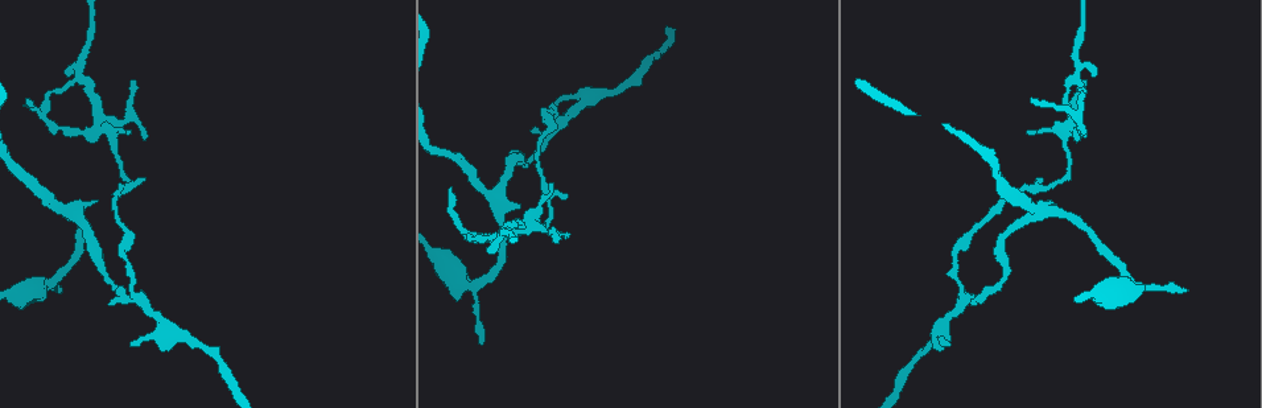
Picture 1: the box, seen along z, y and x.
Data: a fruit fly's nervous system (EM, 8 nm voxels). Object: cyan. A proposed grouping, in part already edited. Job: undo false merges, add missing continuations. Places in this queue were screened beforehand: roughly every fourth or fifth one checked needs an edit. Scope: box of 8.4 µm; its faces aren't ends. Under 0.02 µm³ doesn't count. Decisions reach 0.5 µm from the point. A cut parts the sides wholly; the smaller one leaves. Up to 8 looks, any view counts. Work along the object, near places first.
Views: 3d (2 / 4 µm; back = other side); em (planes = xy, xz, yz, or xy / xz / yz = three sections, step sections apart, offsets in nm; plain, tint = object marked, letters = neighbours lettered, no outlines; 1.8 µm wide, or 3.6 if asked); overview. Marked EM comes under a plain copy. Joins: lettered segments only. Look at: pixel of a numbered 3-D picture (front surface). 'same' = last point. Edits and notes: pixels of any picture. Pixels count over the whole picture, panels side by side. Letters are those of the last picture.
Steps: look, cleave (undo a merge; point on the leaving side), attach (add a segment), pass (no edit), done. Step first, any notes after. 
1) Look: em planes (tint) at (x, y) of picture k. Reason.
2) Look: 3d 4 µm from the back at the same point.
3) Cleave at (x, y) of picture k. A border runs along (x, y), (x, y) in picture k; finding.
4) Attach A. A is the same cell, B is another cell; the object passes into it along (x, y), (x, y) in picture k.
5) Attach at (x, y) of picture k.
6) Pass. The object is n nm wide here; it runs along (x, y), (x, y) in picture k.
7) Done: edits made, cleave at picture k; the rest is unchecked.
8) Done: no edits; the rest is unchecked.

Look: em xz step 8 (tint) at (967, 301) of picture 1. Side arm on a straight run.

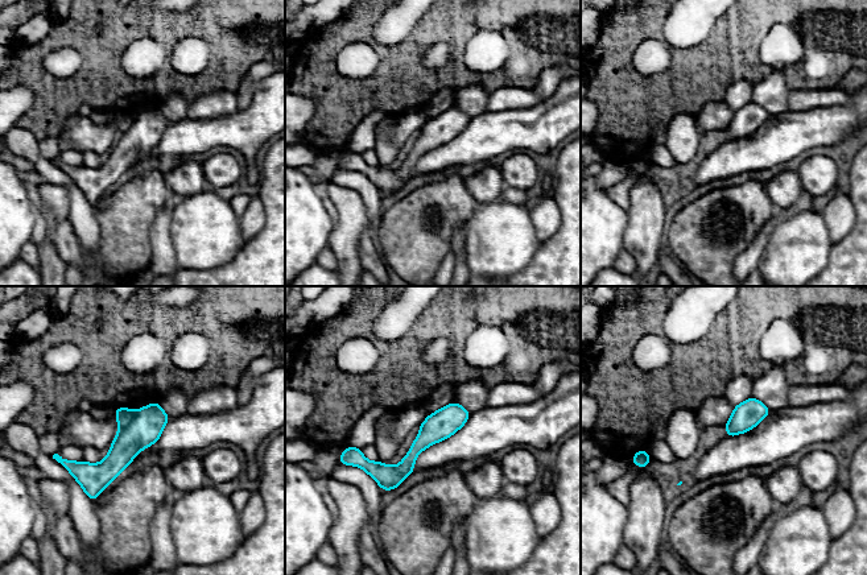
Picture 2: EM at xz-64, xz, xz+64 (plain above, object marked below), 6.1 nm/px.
Look: em xz step 8 (letters) at the same point. What lies round it.

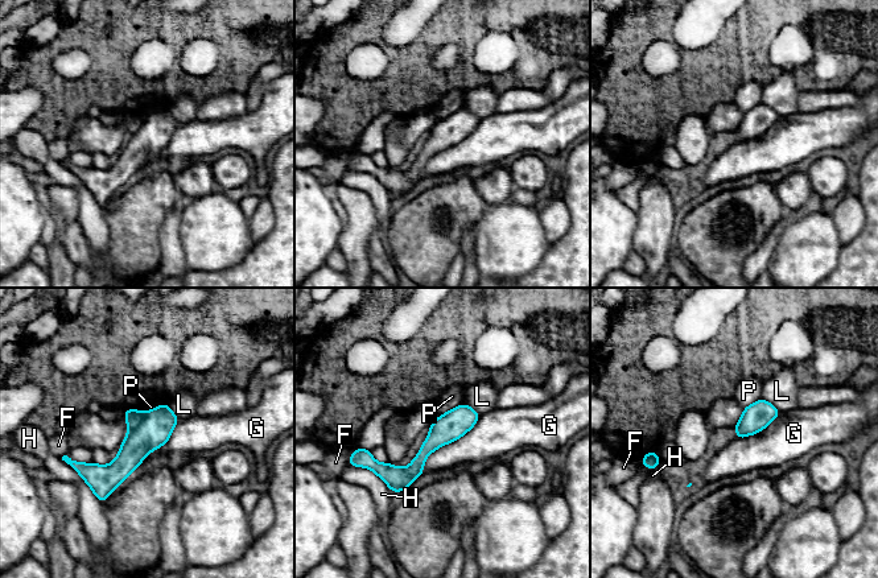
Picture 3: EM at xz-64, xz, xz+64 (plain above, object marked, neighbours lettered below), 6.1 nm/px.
Cleave at (134, 417) of picture 3. F, G, H, L and P are other cells; a border runs along (144, 413), (144, 417), (128, 432) in picture 3; two neurons meet here.

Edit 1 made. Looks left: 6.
Look: overview.

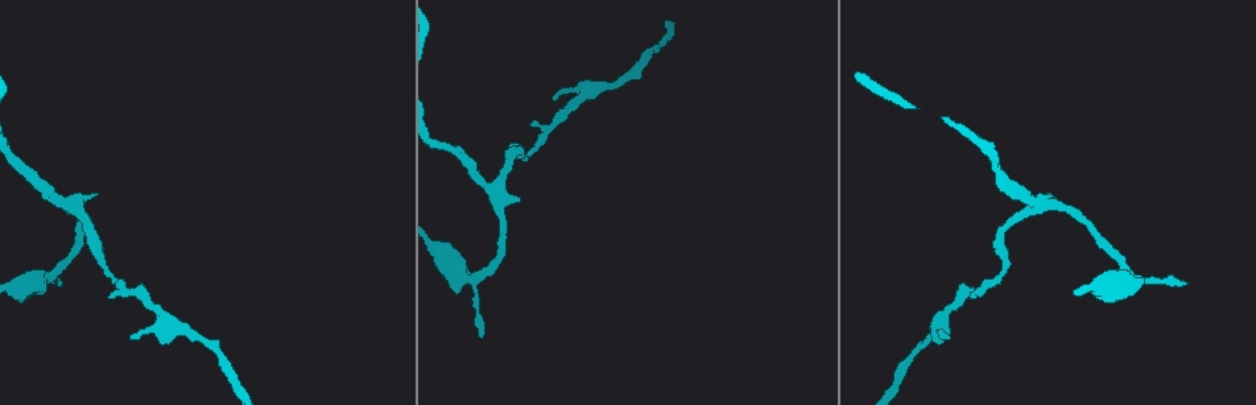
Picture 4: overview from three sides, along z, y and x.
Look: em xy step 8 (letters) at (1122, 271) of picture 4. Thick turns thin.

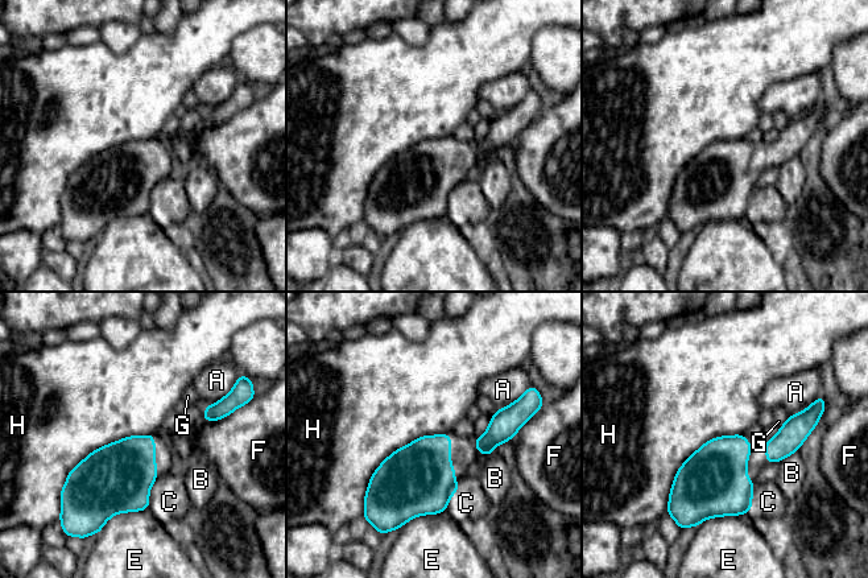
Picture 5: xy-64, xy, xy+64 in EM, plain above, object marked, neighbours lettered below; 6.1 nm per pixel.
Pass. The longest contact is with H, 650 nm; A, B, C, E, F, G and H are other cells; a border runs along (743, 433), (701, 445), (666, 506) in picture 5; all the same neuron.

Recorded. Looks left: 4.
Done: edits made, cleave at picture 3; the rest is unchecked.

